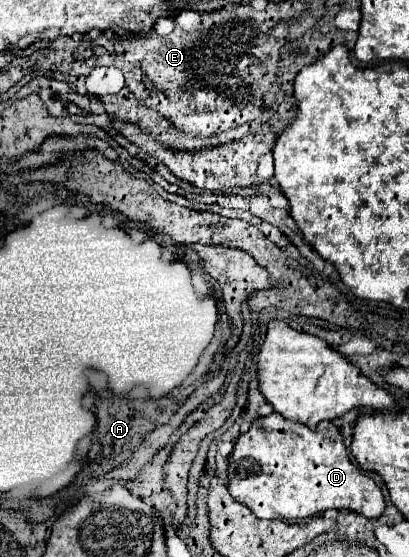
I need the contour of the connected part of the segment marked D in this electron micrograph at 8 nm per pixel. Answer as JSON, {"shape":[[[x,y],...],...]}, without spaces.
{"shape":[[[277,412],[265,418],[257,418],[251,424],[251,428],[237,438],[227,470],[229,470],[227,486],[231,496],[241,504],[245,504],[257,518],[301,520],[317,516],[327,508],[337,508],[337,510],[357,512],[369,520],[375,520],[385,510],[385,498],[379,484],[351,462],[343,436],[333,422],[323,422],[319,424],[317,430],[311,430],[301,422],[285,420]]]}

